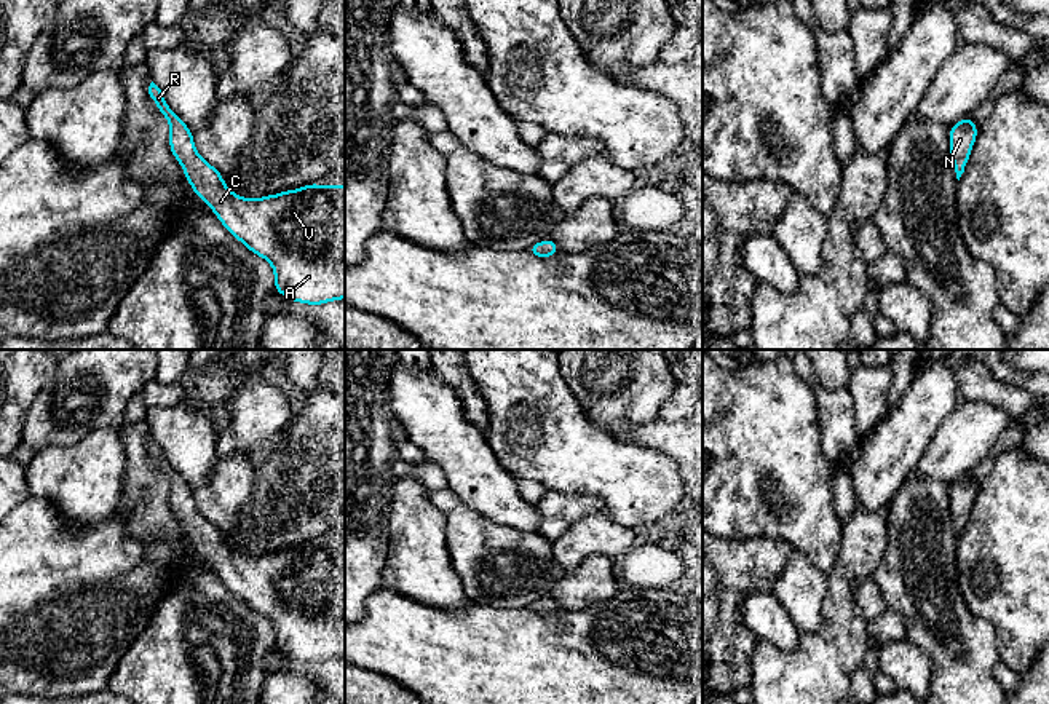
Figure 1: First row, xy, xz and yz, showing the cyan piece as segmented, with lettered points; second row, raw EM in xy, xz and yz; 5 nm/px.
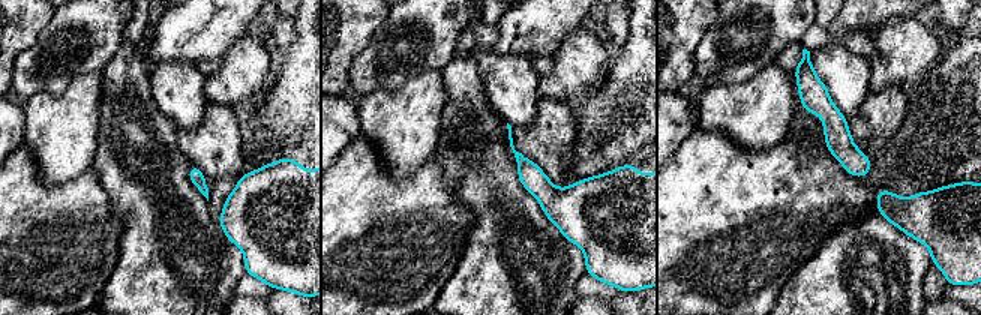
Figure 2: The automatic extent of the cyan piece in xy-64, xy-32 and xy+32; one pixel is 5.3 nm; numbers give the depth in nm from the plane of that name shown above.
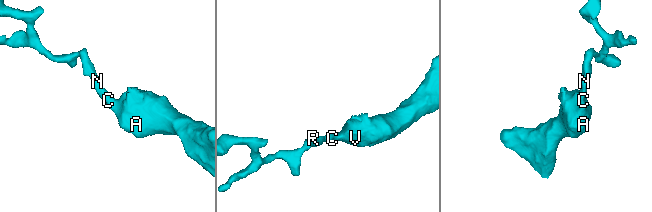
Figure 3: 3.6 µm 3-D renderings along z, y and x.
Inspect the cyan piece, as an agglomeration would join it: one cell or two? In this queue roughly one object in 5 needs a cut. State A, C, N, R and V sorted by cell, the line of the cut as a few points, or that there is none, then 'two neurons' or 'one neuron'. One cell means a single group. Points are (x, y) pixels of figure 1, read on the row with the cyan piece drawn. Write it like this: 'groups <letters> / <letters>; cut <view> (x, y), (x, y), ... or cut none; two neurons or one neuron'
groups A C N R V; cut none; one neuron

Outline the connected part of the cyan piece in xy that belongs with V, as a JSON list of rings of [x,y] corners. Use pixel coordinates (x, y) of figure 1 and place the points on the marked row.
[[[153,81],[148,94],[169,121],[169,148],[182,164],[195,195],[209,204],[235,238],[273,265],[275,291],[286,299],[308,305],[345,299],[345,187],[308,184],[299,190],[244,200],[230,192],[222,174],[195,152],[192,131],[169,109],[161,89]]]

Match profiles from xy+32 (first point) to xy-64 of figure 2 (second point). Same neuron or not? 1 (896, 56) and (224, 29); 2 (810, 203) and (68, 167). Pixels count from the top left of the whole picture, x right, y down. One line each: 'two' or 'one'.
1: two
2: two

